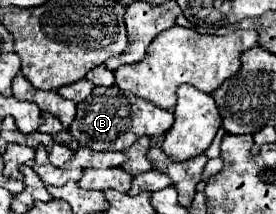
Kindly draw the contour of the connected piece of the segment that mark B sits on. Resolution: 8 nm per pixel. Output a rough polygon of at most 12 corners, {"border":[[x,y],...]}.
{"border":[[116,85],[92,89],[68,127],[80,147],[124,151],[168,133],[170,111]]}

